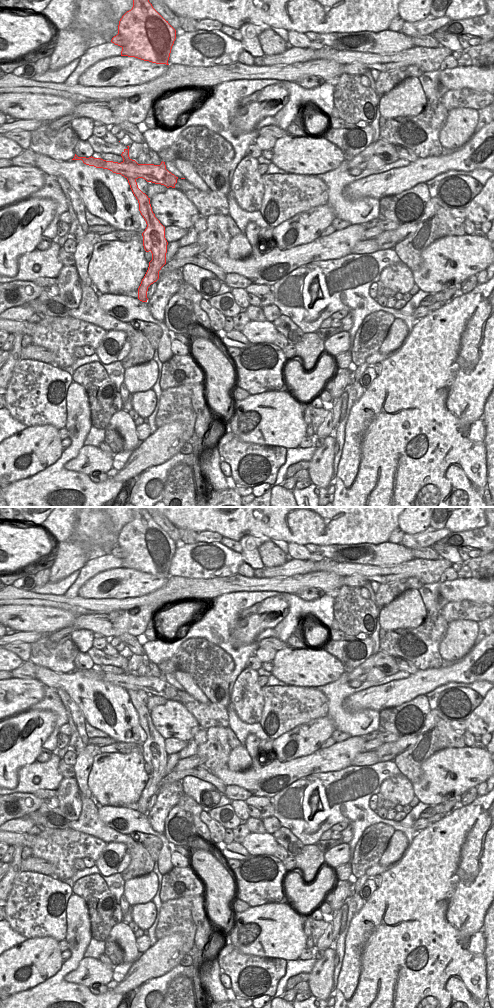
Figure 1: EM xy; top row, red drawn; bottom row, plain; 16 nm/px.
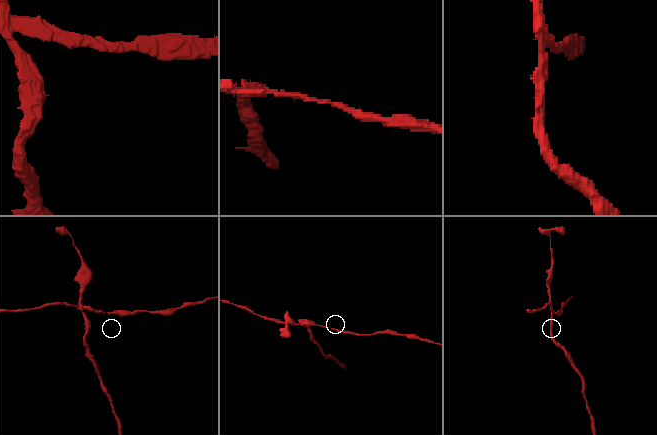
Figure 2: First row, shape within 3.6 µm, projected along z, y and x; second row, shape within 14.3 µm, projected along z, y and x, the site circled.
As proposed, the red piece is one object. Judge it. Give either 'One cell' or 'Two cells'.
Two cells

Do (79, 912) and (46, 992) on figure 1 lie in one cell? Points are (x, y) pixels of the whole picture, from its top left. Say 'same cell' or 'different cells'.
same cell

